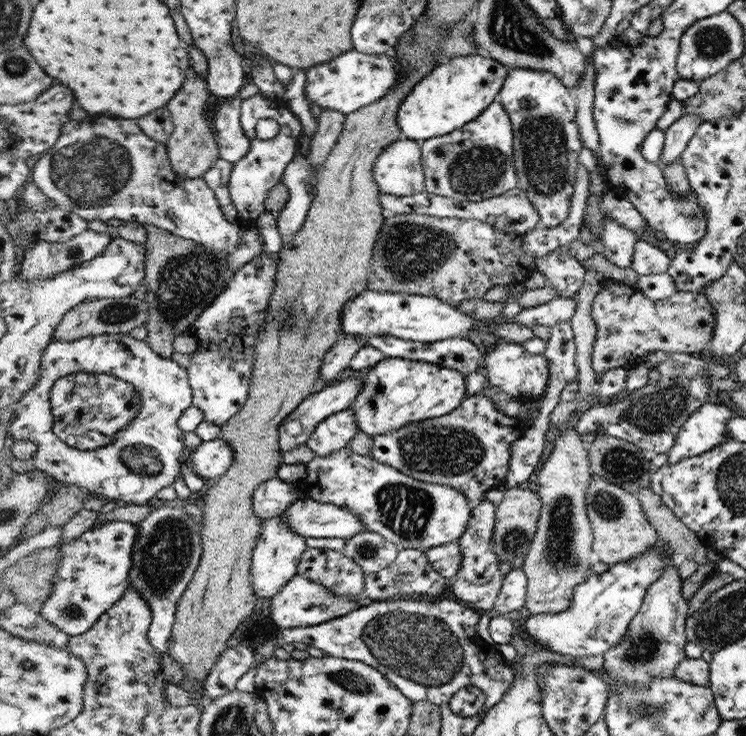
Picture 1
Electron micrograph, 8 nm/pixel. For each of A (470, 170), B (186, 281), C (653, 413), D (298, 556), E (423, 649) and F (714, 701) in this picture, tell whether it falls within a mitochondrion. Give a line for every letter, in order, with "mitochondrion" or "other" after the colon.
A: mitochondrion
B: mitochondrion
C: mitochondrion
D: other
E: mitochondrion
F: other

